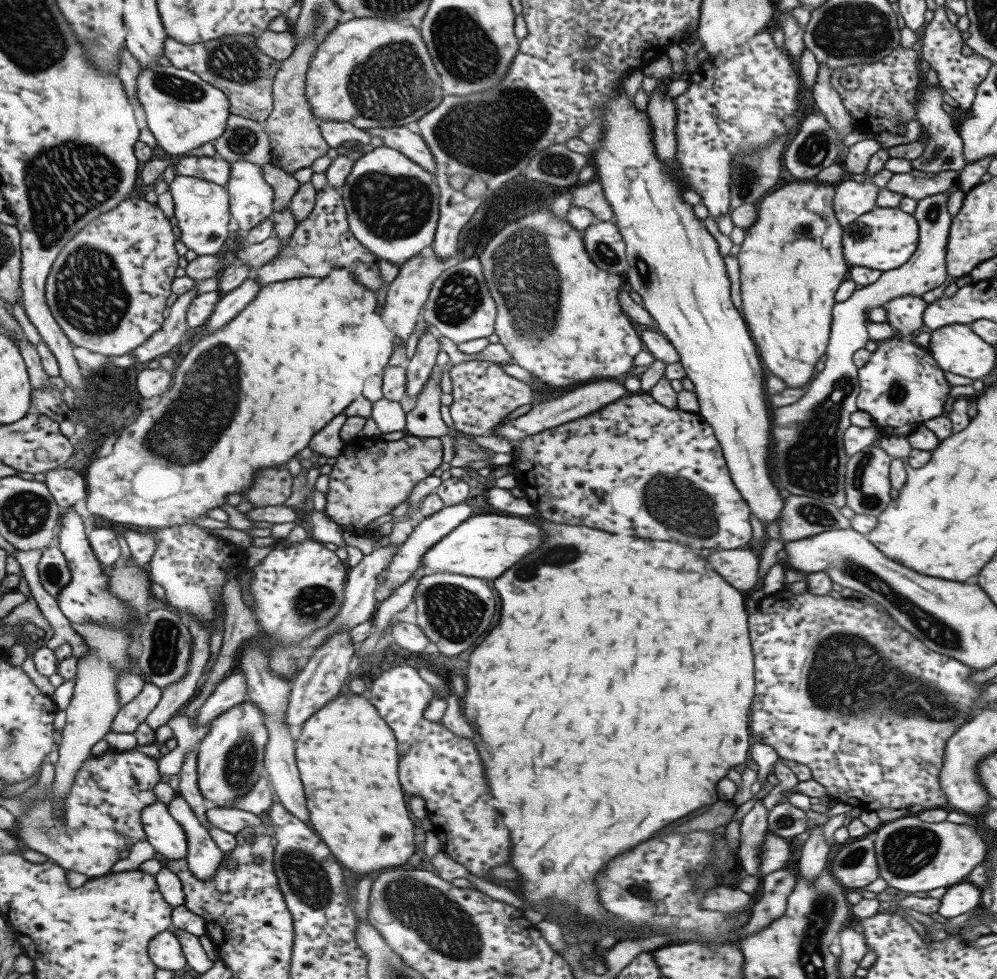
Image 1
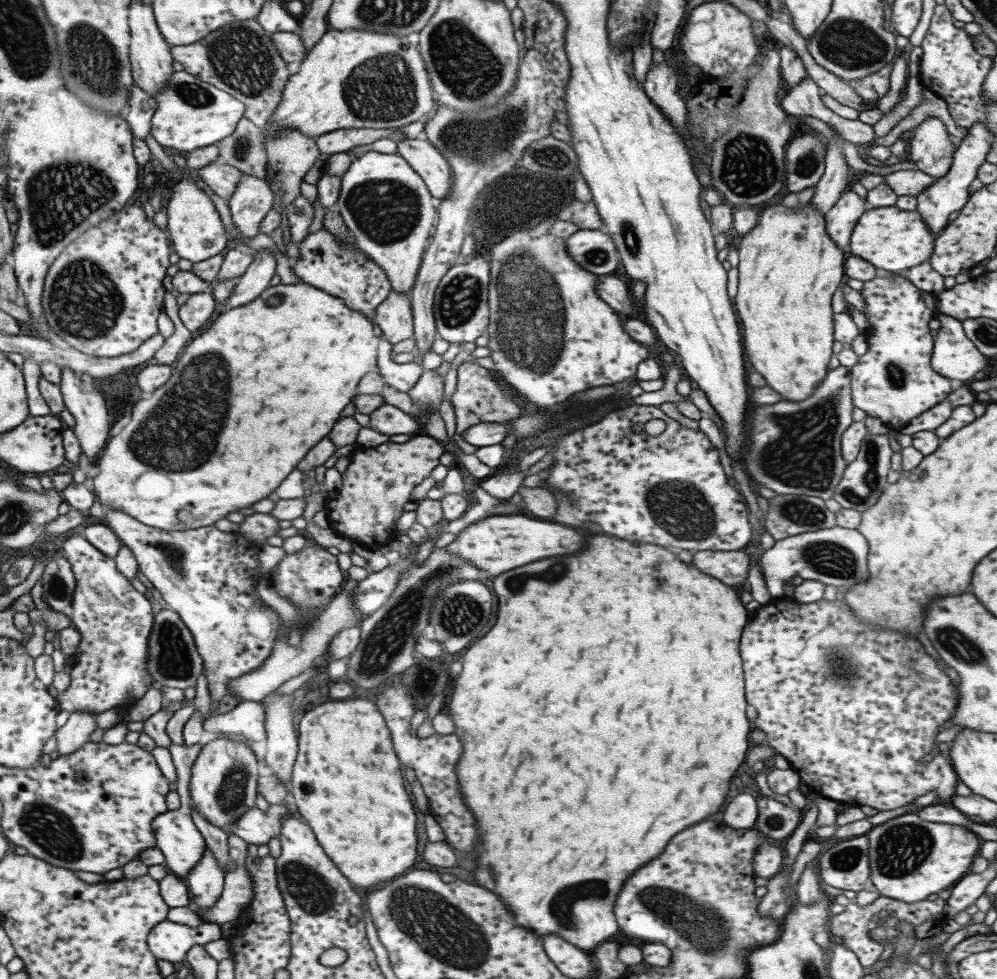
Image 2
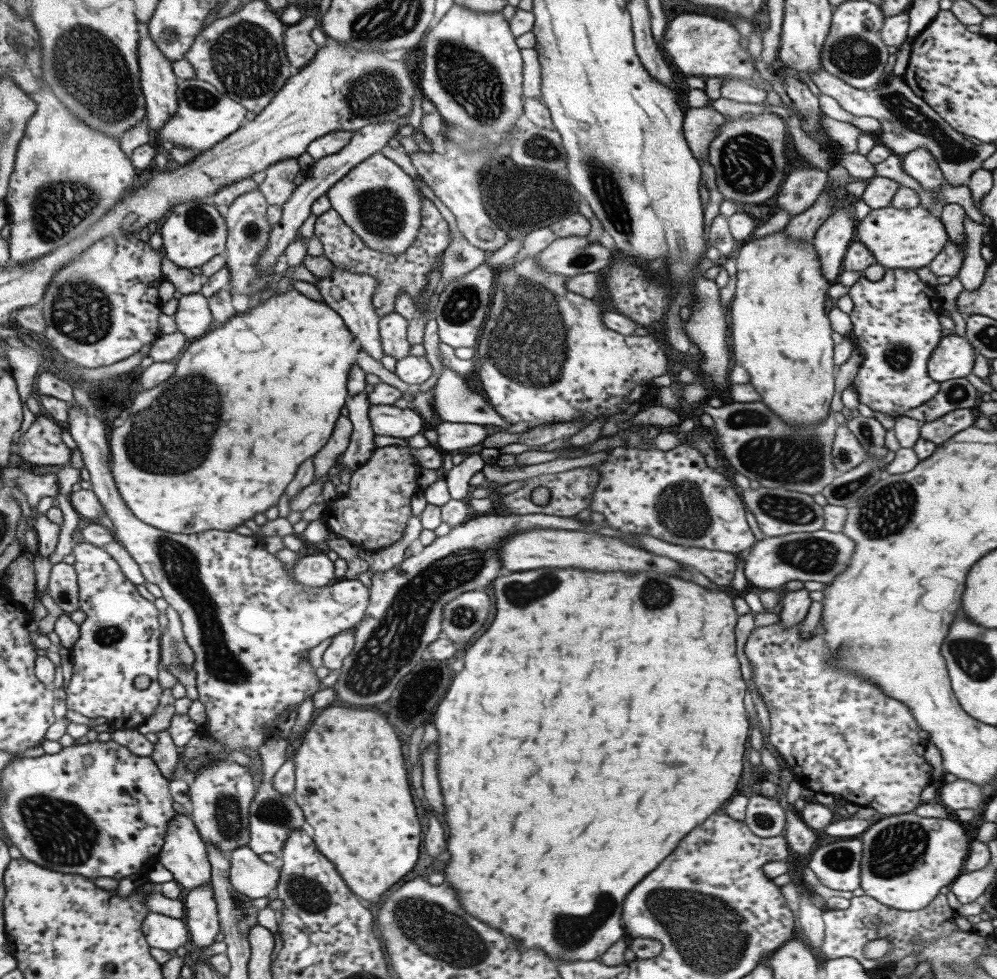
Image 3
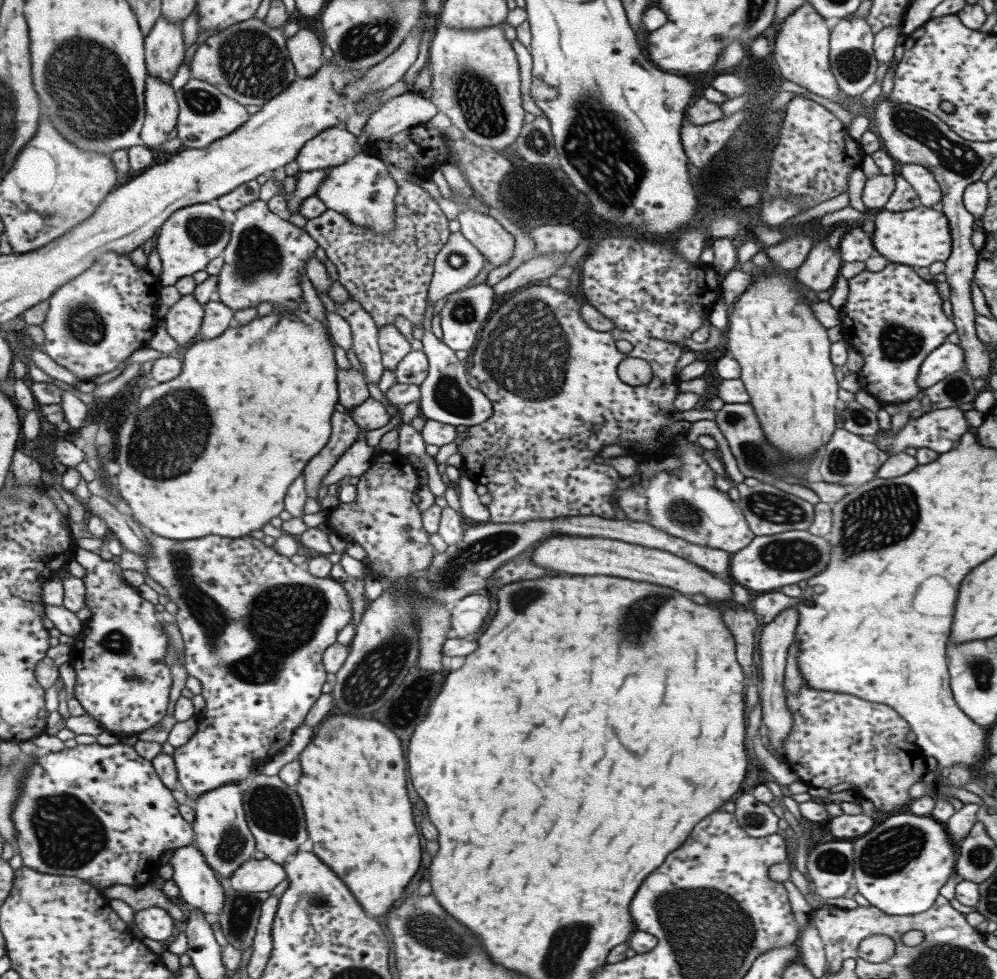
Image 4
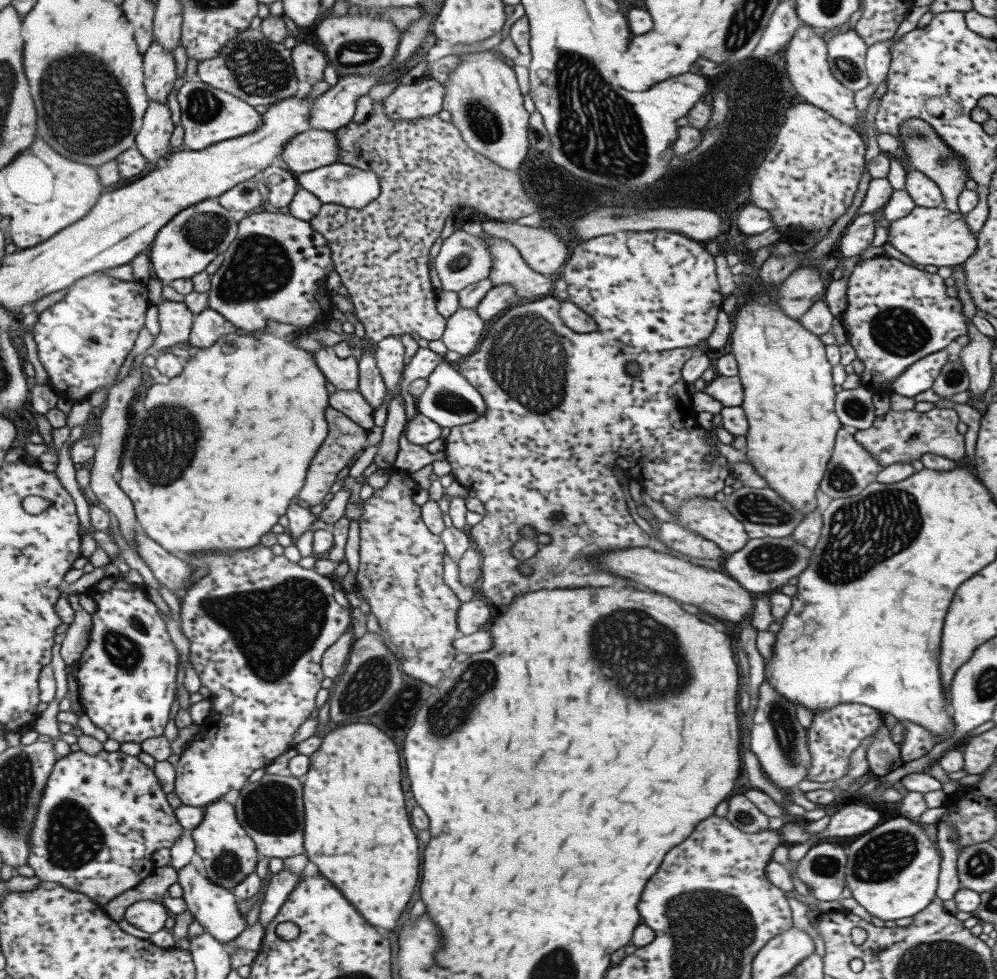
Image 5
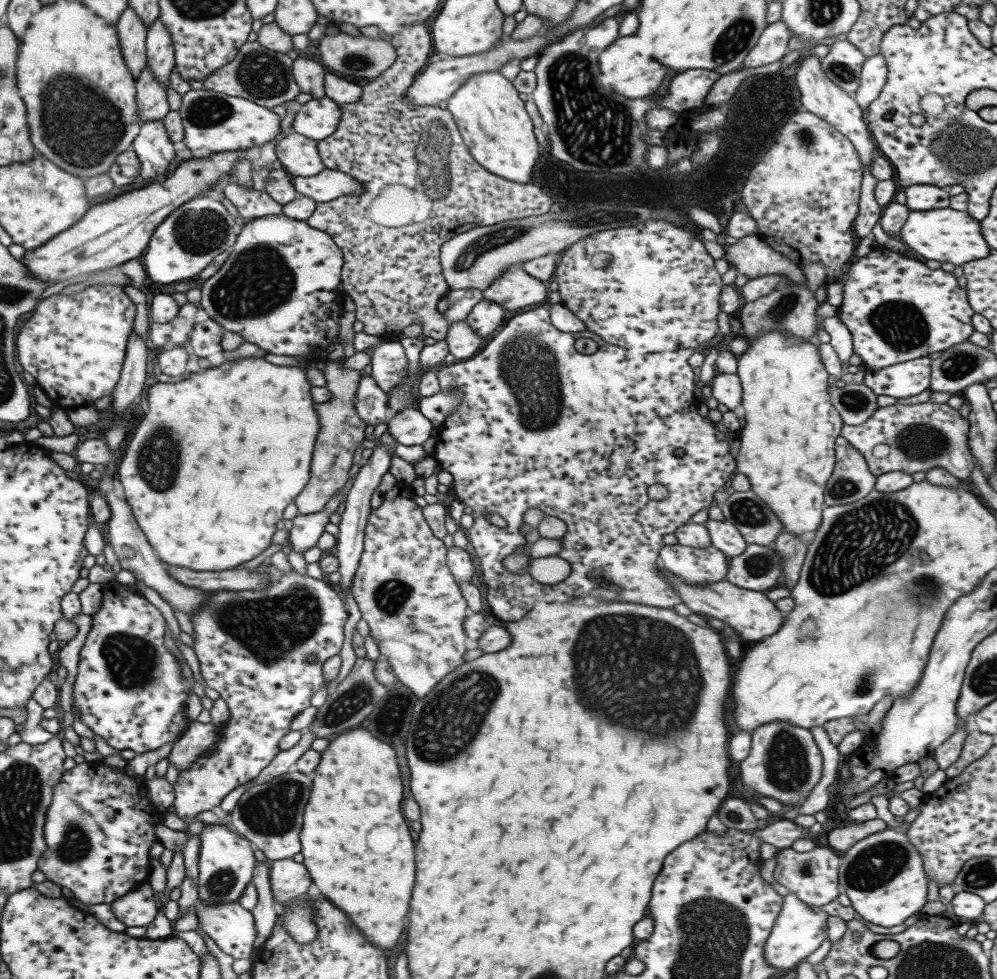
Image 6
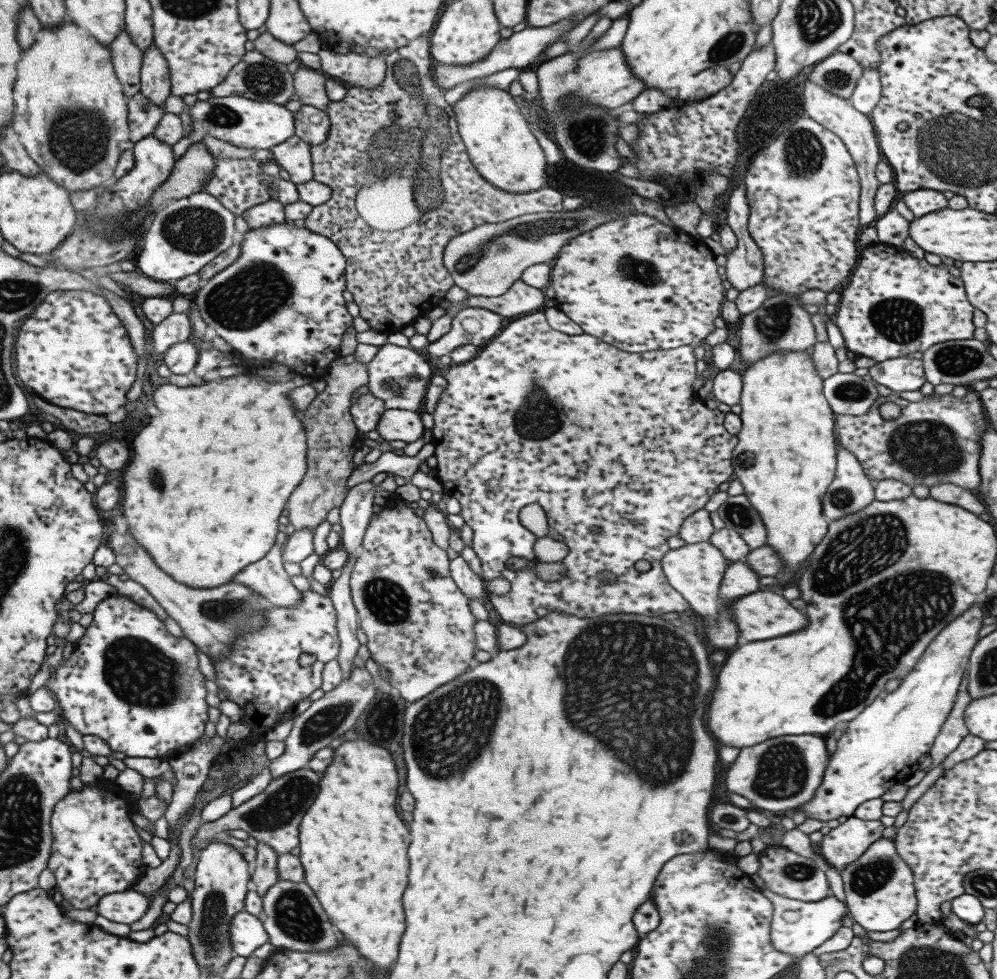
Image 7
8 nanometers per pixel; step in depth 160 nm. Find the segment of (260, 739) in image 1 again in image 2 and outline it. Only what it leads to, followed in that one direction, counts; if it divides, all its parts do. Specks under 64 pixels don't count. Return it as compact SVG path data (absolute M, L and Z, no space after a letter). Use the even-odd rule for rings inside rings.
M225 735L203 744L199 749L190 768L188 791L195 812L205 817L211 826L229 835L229 826L254 806L258 776L257 758L249 747L250 741L241 736Z

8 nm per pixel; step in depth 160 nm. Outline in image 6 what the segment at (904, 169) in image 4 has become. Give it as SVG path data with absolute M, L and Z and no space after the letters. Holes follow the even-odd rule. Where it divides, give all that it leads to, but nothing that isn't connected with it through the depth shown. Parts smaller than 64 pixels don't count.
M910 184L903 192L906 198L905 206L910 211L947 208L950 203L950 197L945 188L928 184Z

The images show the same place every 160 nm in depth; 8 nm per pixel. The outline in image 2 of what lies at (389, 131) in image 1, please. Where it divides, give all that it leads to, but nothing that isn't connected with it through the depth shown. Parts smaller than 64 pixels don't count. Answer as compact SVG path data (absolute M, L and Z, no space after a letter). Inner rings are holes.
M424 137L396 142L396 153L422 178L429 194L439 200L450 191L450 168L440 152Z

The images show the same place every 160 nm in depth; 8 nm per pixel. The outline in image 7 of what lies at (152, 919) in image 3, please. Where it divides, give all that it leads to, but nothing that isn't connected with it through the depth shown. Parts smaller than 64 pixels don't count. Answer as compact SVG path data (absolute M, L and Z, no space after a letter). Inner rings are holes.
M127 890L124 892L115 892L105 895L98 900L96 914L111 922L120 922L121 924L131 924L137 922L148 909L149 900L139 892Z

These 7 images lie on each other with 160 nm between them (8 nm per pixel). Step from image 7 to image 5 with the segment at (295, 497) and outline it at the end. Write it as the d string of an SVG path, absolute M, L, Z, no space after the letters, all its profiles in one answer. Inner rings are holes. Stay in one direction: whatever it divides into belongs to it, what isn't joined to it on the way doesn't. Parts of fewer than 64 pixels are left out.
M328 407L325 409L323 416L327 421L327 436L323 439L323 442L311 459L303 487L301 487L296 494L297 498L304 500L309 504L309 507L323 501L323 497L328 493L329 487L335 482L338 472L346 466L347 461L355 452L362 451L367 445L365 440L365 438L367 438L367 431L358 424L355 424L352 420L349 420L349 418L345 417L341 412Z

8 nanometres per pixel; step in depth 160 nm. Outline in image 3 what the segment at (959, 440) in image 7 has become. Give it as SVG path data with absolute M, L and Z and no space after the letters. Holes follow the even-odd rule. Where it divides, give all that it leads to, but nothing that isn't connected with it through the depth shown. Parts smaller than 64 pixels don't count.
M971 409L952 410L931 422L923 422L918 435L937 446L943 444L956 432L970 427L974 419Z

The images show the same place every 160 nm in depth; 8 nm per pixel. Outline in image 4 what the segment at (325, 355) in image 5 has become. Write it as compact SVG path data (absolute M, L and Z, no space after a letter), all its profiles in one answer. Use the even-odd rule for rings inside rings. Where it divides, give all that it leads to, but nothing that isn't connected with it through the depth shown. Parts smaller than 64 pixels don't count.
M354 368L339 369L335 371L335 384L338 388L338 402L345 409L351 411L353 407L363 403L368 398L367 385L363 376Z

